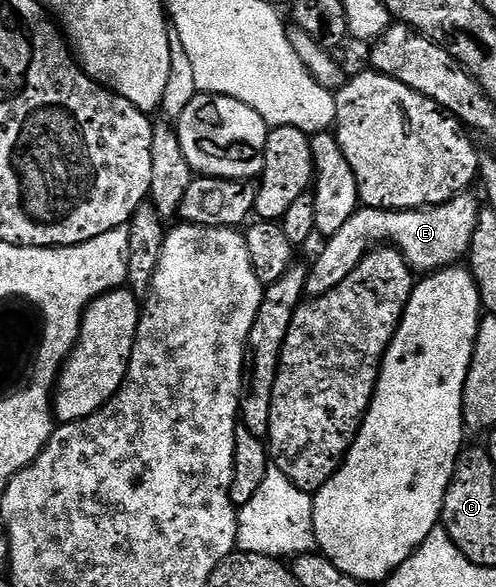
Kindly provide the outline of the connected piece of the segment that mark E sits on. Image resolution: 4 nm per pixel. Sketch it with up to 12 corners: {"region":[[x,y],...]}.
{"region":[[480,202],[359,207],[325,238],[306,297],[389,243],[422,275],[467,256]]}

